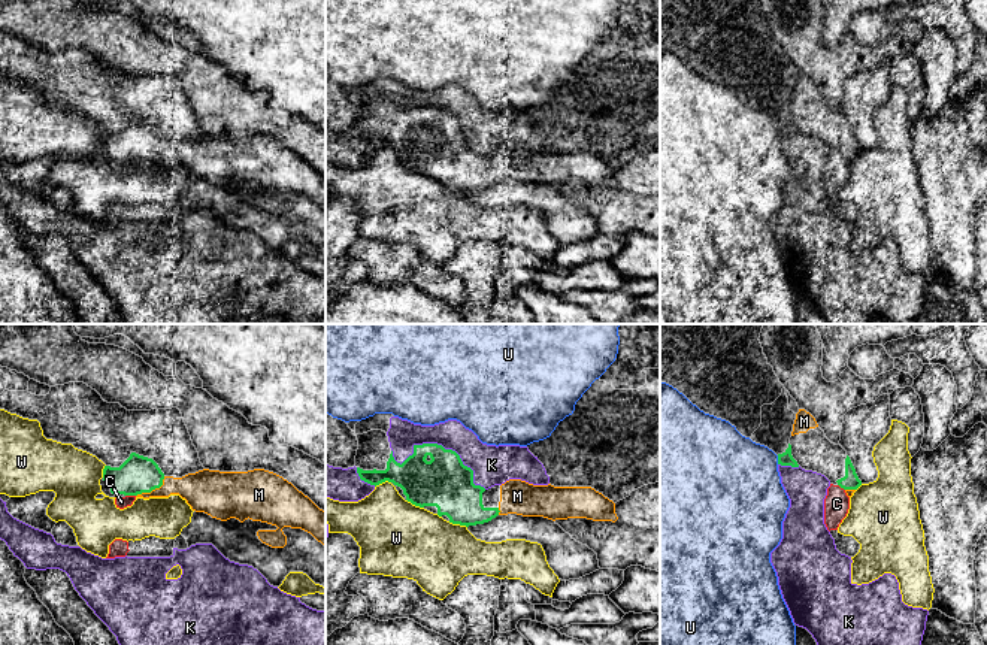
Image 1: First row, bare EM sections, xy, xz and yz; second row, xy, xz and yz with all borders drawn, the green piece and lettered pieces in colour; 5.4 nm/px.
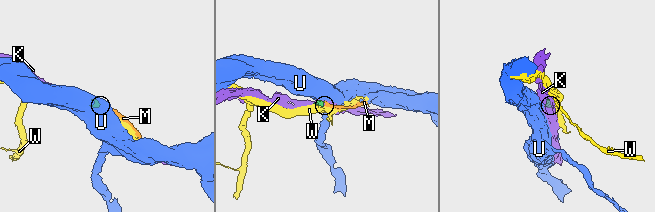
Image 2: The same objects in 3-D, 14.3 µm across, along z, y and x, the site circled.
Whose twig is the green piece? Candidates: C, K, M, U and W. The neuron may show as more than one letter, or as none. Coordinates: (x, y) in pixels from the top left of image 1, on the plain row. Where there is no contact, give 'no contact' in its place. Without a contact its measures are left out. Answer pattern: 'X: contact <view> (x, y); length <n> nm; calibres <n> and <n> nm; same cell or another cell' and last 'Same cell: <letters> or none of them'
C: contact xy (130, 160); length 60 nm; calibres 200 and 60 nm; another cell
K: contact xz (441, 111); length 550 nm; calibres 280 and 170 nm; another cell
M: contact xy (153, 154); length 190 nm; calibres 200 and 180 nm; same cell
U: contact yz (778, 126); length 50 nm; calibres 80 and 460 nm; another cell
W: contact xz (457, 188); length 110 nm; calibres 280 and 380 nm; another cell
Same cell: M

